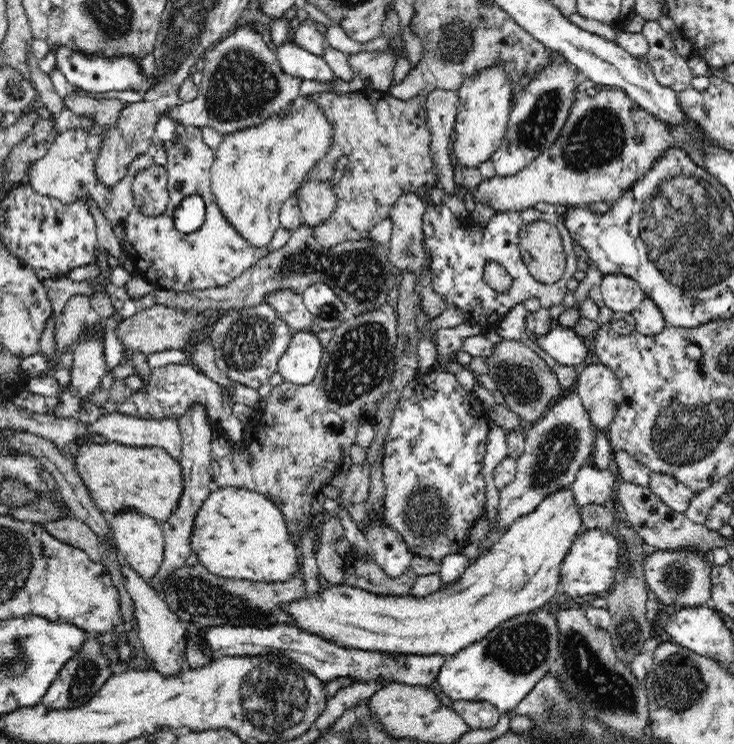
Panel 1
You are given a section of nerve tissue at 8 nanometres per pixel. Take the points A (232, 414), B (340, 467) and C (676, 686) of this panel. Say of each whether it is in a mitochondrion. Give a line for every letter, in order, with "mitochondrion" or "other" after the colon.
A: other
B: other
C: mitochondrion

